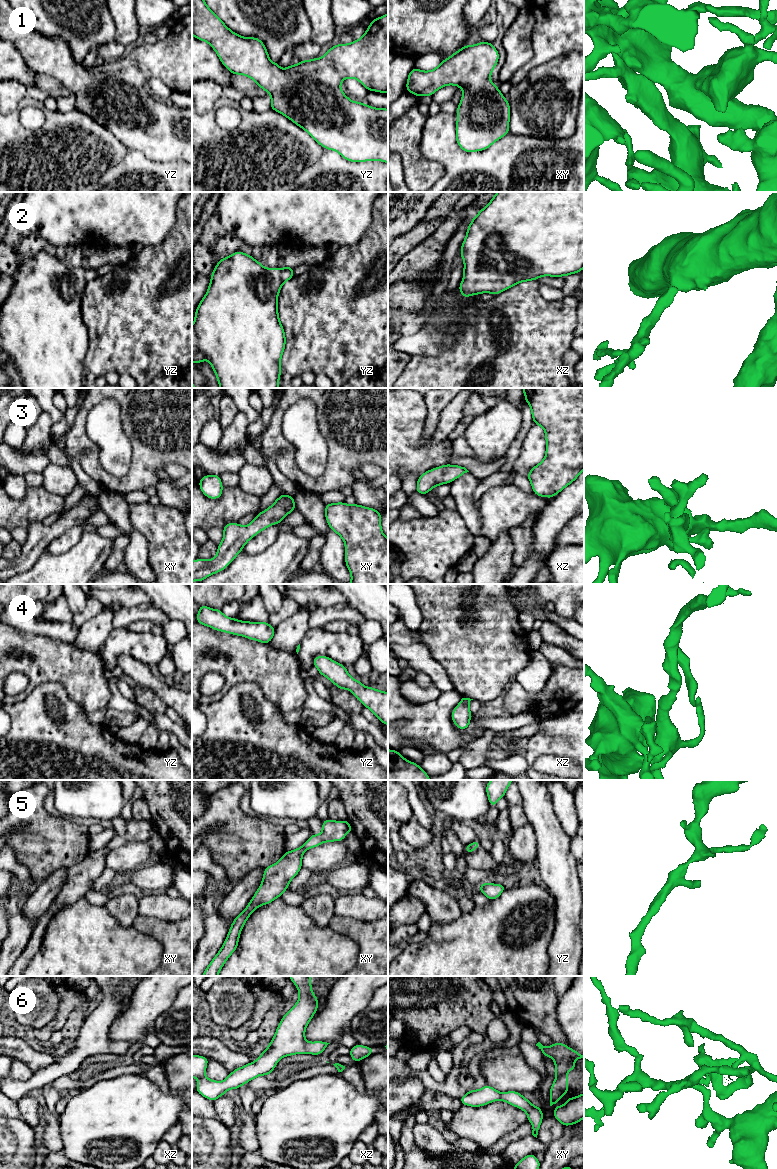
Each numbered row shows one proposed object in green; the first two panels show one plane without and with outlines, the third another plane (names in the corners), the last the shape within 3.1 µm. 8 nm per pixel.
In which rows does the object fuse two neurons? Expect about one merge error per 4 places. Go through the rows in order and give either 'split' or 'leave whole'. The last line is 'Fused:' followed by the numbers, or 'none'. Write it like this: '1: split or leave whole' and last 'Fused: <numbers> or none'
1: leave whole
2: leave whole
3: leave whole
4: leave whole
5: leave whole
6: leave whole
Fused: none

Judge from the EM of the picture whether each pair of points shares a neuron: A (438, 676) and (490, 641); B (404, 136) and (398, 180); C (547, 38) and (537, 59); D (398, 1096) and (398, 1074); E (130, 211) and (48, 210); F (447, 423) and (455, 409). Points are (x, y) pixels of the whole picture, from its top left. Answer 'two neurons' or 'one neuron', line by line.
A: two neurons
B: two neurons
C: one neuron
D: two neurons
E: one neuron
F: one neuron

